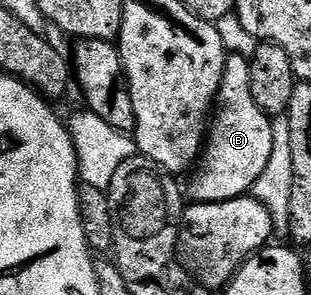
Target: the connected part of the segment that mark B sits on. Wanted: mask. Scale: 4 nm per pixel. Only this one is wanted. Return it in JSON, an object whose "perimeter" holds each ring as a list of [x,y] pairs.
{"perimeter":[[[229,55],[224,66],[220,93],[214,104],[215,115],[211,120],[202,154],[194,167],[196,176],[192,179],[193,196],[191,198],[197,203],[221,203],[222,201],[247,196],[262,176],[266,165],[270,163],[271,150],[274,149],[272,119],[268,113],[258,107],[258,102],[254,101],[254,95],[251,93],[251,83],[249,60],[243,59],[240,55]]]}

